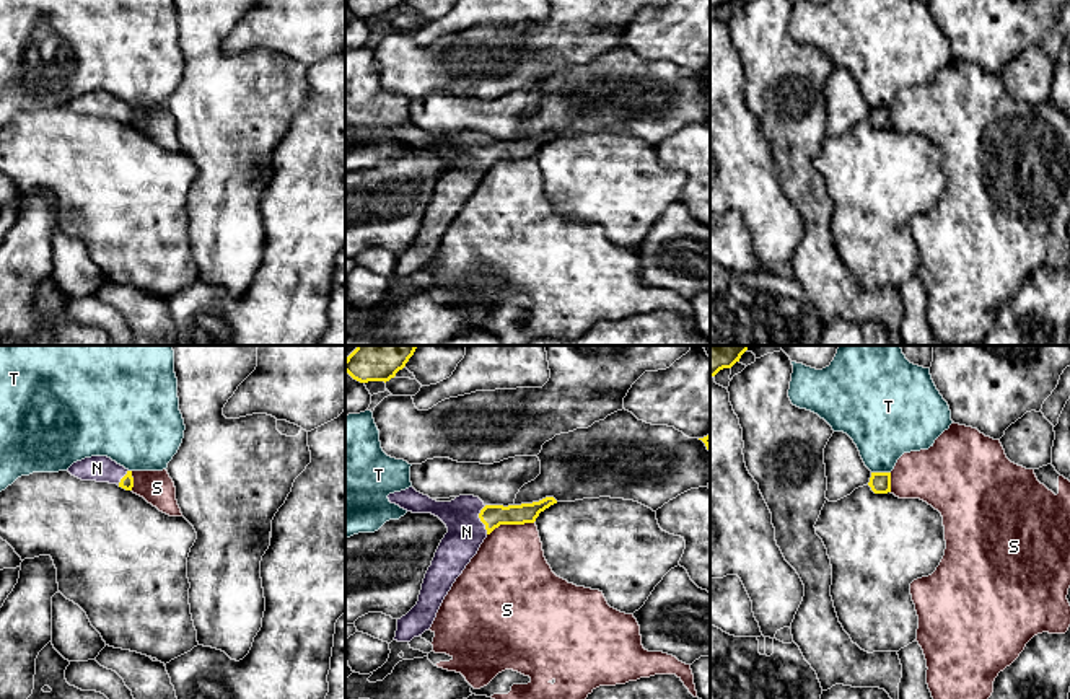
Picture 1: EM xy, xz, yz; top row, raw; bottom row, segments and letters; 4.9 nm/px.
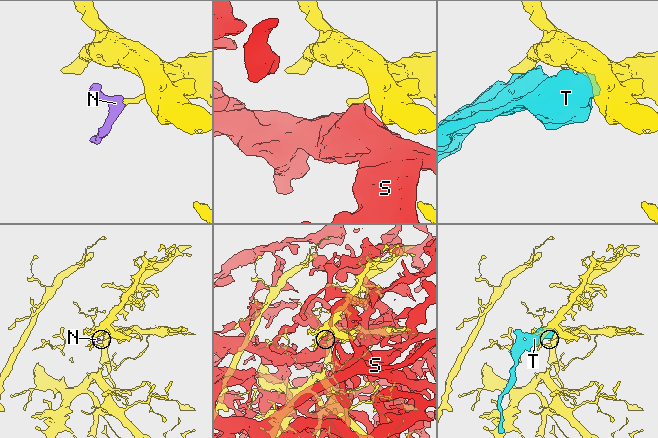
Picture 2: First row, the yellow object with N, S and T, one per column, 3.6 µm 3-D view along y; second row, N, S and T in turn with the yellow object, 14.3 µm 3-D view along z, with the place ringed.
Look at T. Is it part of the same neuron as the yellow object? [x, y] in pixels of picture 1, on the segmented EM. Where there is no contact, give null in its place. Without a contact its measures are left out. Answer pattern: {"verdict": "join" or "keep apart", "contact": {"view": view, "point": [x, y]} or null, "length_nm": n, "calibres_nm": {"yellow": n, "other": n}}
{"verdict": "keep apart", "contact": {"view": "yz", "point": [881, 473]}, "length_nm": 100, "calibres_nm": {"yellow": 110, "other": 360}}

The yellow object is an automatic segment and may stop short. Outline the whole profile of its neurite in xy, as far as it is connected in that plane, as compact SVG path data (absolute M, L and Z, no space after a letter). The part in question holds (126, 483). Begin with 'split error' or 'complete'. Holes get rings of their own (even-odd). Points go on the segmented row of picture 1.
split error; M107 456L85 458L73 463L67 471L81 481L117 484L125 490L132 490L134 487L132 471L125 469Z

